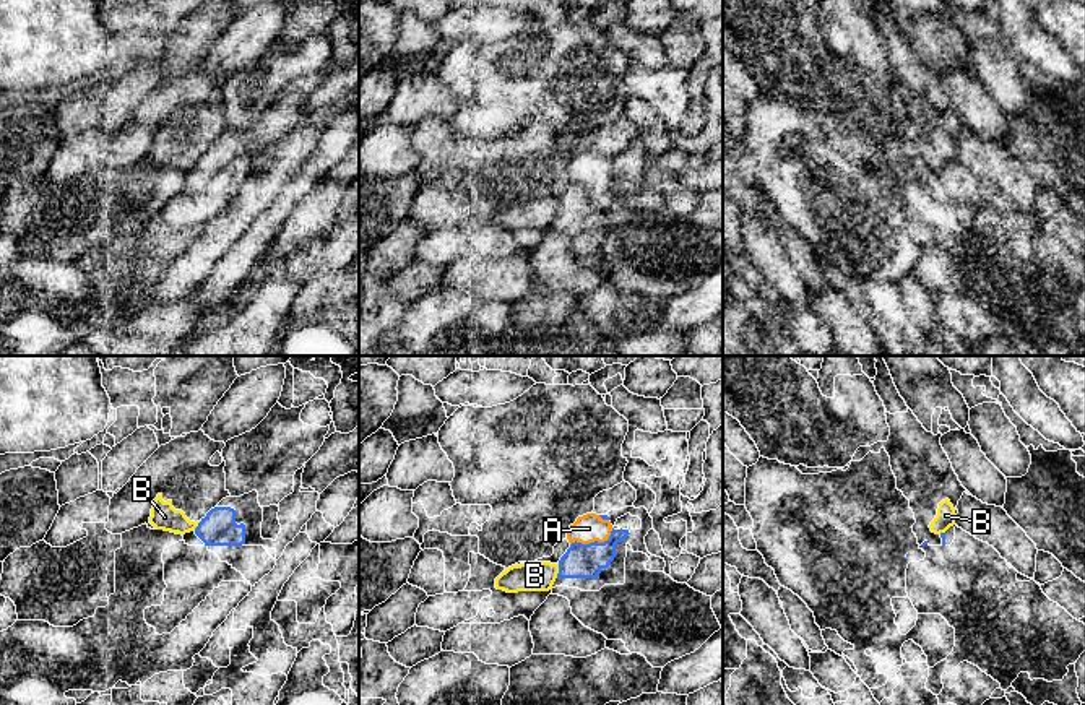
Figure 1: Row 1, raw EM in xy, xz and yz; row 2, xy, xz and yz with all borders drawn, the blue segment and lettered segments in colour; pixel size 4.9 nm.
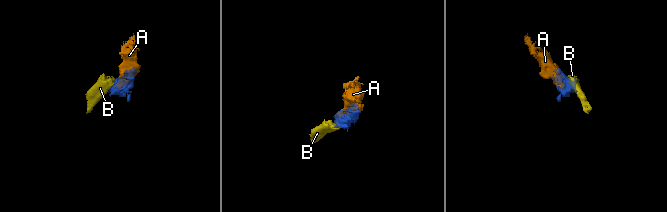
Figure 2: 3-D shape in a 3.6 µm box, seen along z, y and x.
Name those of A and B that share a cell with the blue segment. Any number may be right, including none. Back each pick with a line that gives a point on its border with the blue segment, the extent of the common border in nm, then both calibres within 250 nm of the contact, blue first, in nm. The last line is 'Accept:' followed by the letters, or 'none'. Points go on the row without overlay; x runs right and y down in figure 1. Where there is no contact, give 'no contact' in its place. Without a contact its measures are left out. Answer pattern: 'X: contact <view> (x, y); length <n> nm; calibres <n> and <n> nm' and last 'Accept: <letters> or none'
A: contact xz (595, 177); length 240 nm; calibres 180 and 140 nm
Accept: A

